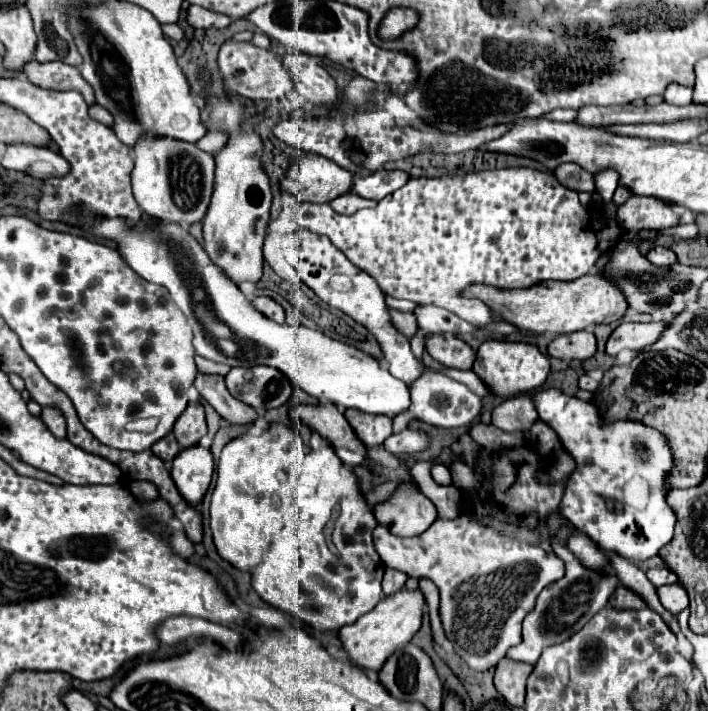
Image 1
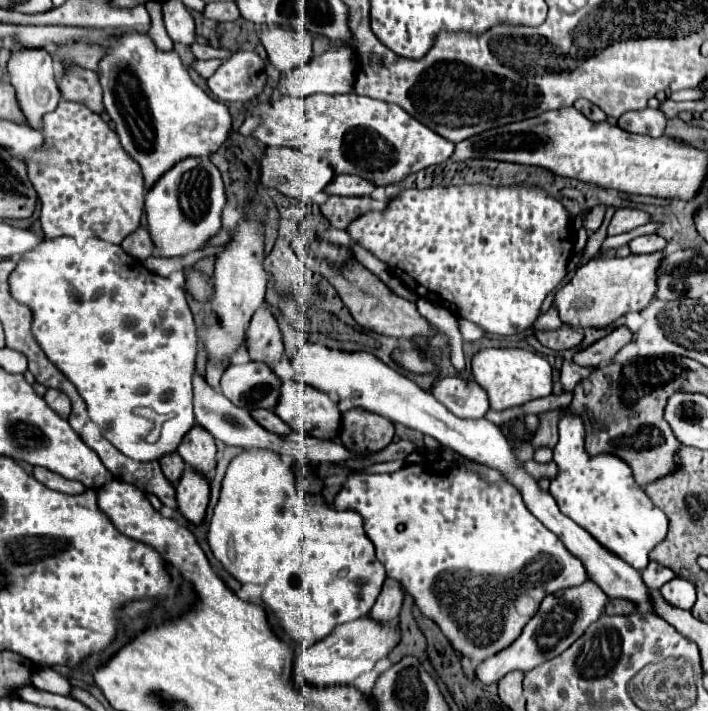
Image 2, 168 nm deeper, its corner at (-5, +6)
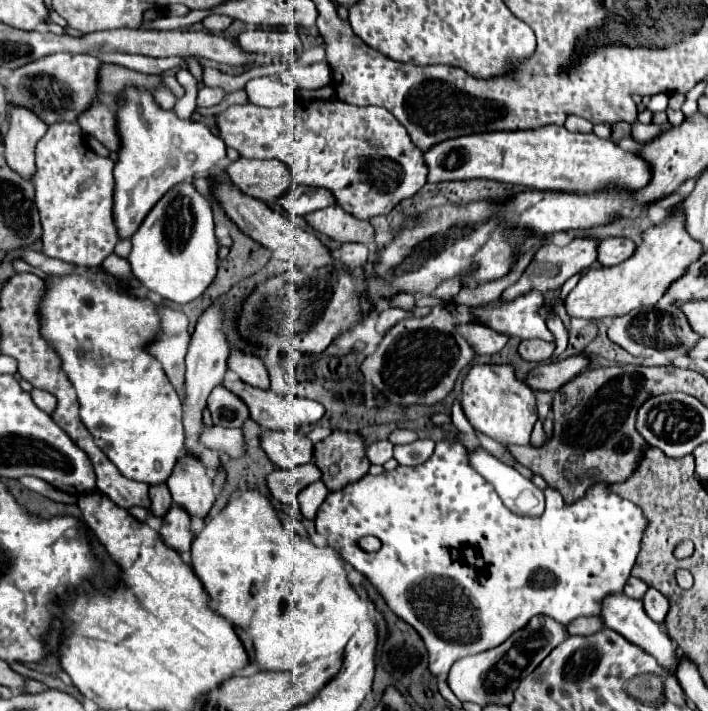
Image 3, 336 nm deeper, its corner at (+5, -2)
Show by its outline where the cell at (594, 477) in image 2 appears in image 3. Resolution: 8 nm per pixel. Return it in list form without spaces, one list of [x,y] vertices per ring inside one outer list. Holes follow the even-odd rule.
[[[439,443],[435,447],[435,453],[431,459],[427,459],[421,465],[415,467],[397,467],[393,471],[385,471],[381,475],[365,475],[361,477],[357,483],[349,483],[339,491],[331,491],[327,495],[327,499],[323,501],[323,505],[317,511],[315,517],[315,525],[317,525],[317,533],[325,535],[329,545],[333,545],[337,551],[341,551],[343,559],[349,561],[359,573],[363,573],[371,585],[375,585],[375,589],[385,597],[387,605],[401,617],[405,619],[411,627],[417,629],[417,633],[423,637],[425,647],[429,651],[429,669],[437,675],[443,677],[451,671],[453,663],[459,661],[461,657],[467,655],[477,655],[483,653],[487,649],[493,649],[497,645],[501,645],[503,641],[507,641],[515,631],[519,631],[521,627],[525,627],[529,623],[529,619],[533,615],[549,615],[561,623],[571,623],[577,617],[589,617],[589,615],[599,615],[601,613],[601,599],[609,593],[621,593],[627,579],[631,577],[631,569],[635,565],[635,559],[641,551],[641,539],[643,539],[643,531],[647,529],[649,521],[643,515],[643,511],[635,505],[629,503],[627,499],[621,499],[609,483],[601,481],[601,483],[593,483],[587,493],[573,501],[573,503],[565,503],[559,489],[547,485],[543,489],[545,493],[545,513],[539,519],[523,519],[519,515],[513,515],[497,497],[497,493],[493,491],[493,487],[489,487],[489,483],[485,483],[485,479],[481,479],[481,475],[477,475],[475,471],[471,471],[469,463],[465,463],[465,449],[463,447],[449,447],[449,443]],[[367,535],[375,535],[381,539],[381,549],[377,553],[367,553],[361,547],[357,547],[357,539],[367,537]]]

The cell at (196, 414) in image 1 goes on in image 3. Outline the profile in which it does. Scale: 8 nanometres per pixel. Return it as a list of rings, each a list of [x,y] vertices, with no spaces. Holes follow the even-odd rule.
[[[187,453],[177,461],[167,487],[173,501],[187,509],[191,517],[203,519],[215,501],[213,479],[207,475],[207,467],[199,457]]]

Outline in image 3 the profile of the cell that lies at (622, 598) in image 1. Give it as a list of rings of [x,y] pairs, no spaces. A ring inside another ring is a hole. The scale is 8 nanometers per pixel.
[[[579,617],[567,625],[569,635],[593,635],[605,627],[603,619],[597,617]]]

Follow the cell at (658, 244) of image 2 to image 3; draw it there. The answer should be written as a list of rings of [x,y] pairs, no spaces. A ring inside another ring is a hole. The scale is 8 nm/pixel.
[[[611,237],[611,239],[603,239],[599,243],[599,257],[597,261],[605,267],[611,265],[619,265],[621,261],[629,259],[635,253],[637,245],[631,239],[623,239],[623,237]]]

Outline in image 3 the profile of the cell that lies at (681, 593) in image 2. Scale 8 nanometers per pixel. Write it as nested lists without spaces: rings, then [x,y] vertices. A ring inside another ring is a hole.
[[[653,587],[643,595],[643,605],[645,605],[645,611],[649,613],[649,617],[653,621],[657,621],[657,623],[665,621],[667,613],[669,613],[669,607],[671,607],[669,599],[661,591],[657,591]]]

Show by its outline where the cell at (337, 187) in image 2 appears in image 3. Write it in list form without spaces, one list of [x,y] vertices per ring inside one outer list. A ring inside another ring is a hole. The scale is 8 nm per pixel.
[[[297,185],[281,199],[281,205],[295,217],[303,217],[307,213],[313,213],[317,209],[329,207],[335,203],[335,197],[331,195],[329,189],[321,187],[307,187],[307,185]]]

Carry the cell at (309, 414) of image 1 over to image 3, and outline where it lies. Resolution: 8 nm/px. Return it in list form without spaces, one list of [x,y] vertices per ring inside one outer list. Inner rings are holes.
[[[239,377],[237,379],[225,379],[223,383],[225,387],[229,387],[235,395],[241,395],[241,399],[245,399],[247,407],[249,407],[249,413],[251,413],[251,419],[257,421],[261,427],[265,429],[277,429],[277,431],[285,431],[289,429],[289,425],[295,425],[299,429],[307,427],[307,425],[313,425],[317,423],[325,409],[323,405],[319,405],[317,401],[311,401],[311,399],[301,399],[301,397],[291,397],[291,395],[279,395],[271,389],[259,389],[259,387],[253,387],[253,385],[247,385],[245,381],[241,381]]]

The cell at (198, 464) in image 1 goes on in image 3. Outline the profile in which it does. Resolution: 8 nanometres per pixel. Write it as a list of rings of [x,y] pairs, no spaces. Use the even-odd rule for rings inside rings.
[[[171,505],[171,509],[163,517],[163,527],[159,533],[163,541],[175,551],[189,551],[193,541],[189,513],[179,505]]]

